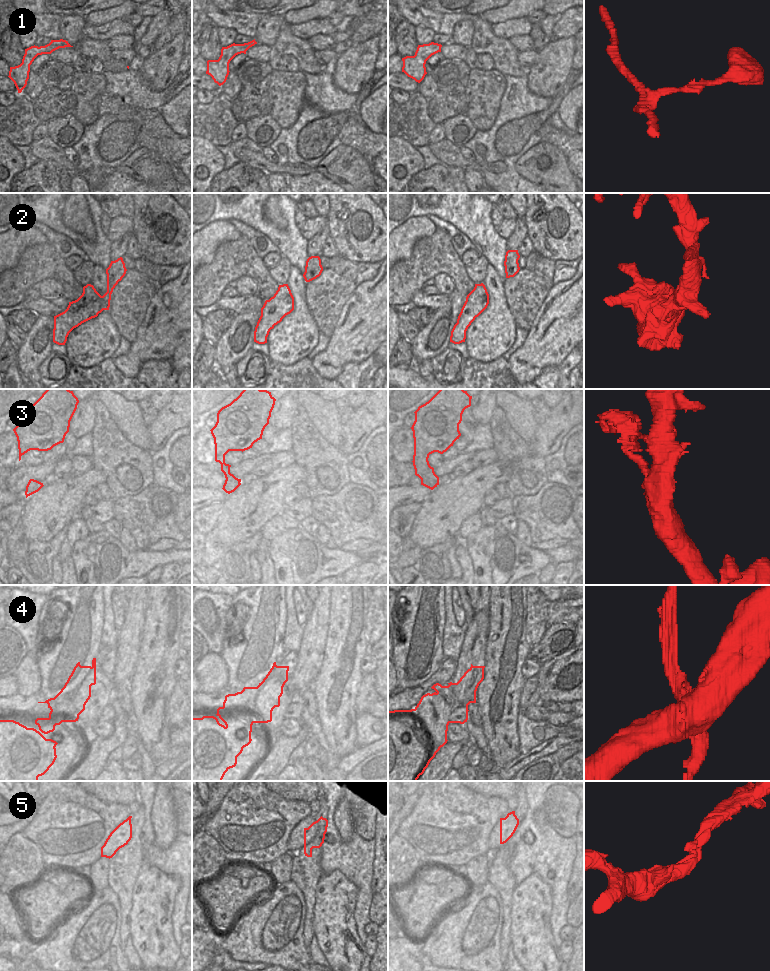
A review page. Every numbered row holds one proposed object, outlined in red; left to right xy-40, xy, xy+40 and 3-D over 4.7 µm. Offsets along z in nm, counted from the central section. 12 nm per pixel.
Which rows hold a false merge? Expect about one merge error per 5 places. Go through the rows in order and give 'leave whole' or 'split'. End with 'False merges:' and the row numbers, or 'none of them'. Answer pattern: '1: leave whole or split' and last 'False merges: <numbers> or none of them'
1: leave whole
2: leave whole
3: split
4: split
5: leave whole
False merges: 3, 4

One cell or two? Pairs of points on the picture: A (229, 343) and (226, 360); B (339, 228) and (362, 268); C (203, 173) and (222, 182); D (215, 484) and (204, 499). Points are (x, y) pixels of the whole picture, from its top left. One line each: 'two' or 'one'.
A: one
B: two
C: two
D: two

